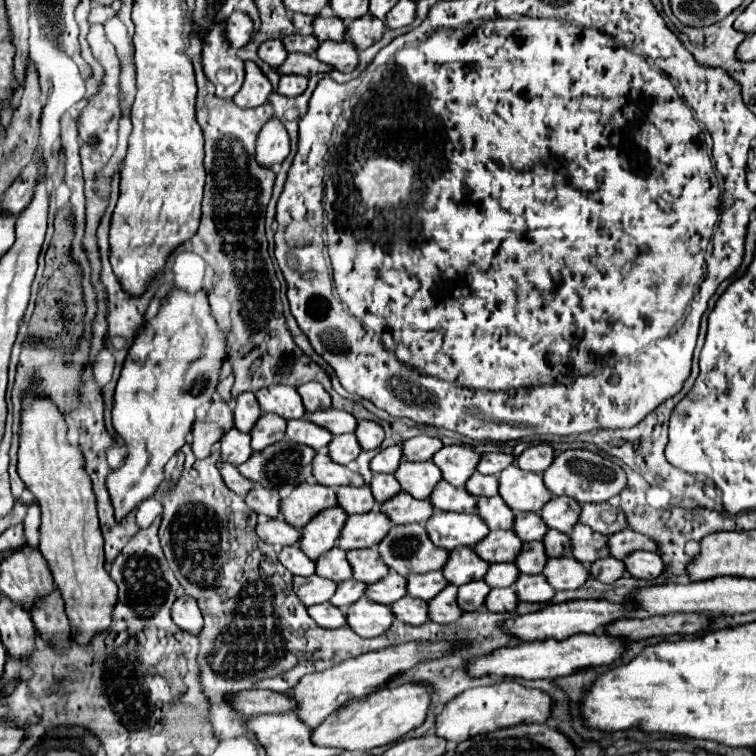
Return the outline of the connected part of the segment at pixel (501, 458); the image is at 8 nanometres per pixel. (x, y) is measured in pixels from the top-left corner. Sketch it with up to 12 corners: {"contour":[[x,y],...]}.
{"contour":[[484,453],[478,461],[478,473],[498,475],[514,463],[508,453]]}

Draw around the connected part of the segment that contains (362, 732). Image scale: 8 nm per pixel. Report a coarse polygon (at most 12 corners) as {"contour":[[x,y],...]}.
{"contour":[[422,683],[346,701],[314,745],[370,751],[424,723]]}

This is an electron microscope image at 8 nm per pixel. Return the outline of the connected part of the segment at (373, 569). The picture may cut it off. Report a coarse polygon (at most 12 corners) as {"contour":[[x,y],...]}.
{"contour":[[374,547],[348,551],[352,577],[366,585],[388,575]]}

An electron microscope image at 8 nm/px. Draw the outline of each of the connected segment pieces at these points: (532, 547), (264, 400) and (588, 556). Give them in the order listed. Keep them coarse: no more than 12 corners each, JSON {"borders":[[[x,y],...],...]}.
{"borders":[[[540,541],[524,543],[514,565],[536,575],[546,565]],[[290,385],[264,387],[254,395],[264,413],[300,419],[306,411]],[[576,523],[570,555],[582,565],[608,557],[608,537]]]}

